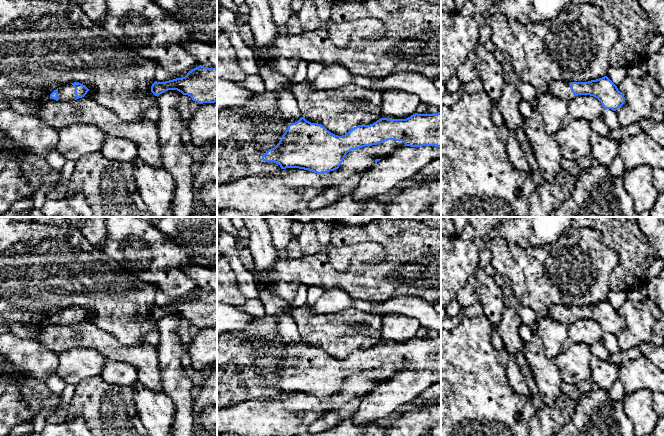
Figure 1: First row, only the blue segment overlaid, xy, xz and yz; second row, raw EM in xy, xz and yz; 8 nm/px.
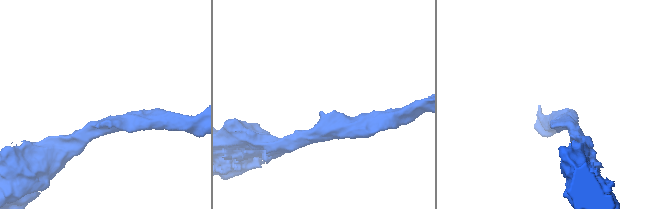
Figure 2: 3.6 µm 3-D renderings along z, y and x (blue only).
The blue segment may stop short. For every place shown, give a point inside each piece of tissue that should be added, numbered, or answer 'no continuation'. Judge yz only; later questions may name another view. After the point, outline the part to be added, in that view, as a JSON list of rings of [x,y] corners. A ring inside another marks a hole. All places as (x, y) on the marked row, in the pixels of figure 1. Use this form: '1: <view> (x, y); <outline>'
1: yz (560, 89); [[[553,81],[549,84],[548,93],[562,100],[569,101],[574,97],[569,83]]]

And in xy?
1: xy (66, 92); [[[71,83],[58,88],[59,101],[71,101],[76,99],[75,88]]]

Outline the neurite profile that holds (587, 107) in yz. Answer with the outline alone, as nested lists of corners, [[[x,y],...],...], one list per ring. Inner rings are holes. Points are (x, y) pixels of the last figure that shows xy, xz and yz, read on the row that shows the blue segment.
[[[590,95],[574,96],[568,101],[568,114],[565,116],[561,128],[567,127],[572,121],[585,119],[592,122],[603,113],[601,102]]]

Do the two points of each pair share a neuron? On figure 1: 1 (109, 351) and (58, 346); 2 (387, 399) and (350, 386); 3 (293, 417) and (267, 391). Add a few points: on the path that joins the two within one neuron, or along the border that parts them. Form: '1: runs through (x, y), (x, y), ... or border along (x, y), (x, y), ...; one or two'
1: runs through (96, 341), (71, 341); one
2: border along (375, 387), (361, 397); two
3: border along (281, 393), (273, 397), (259, 397), (251, 400); two

